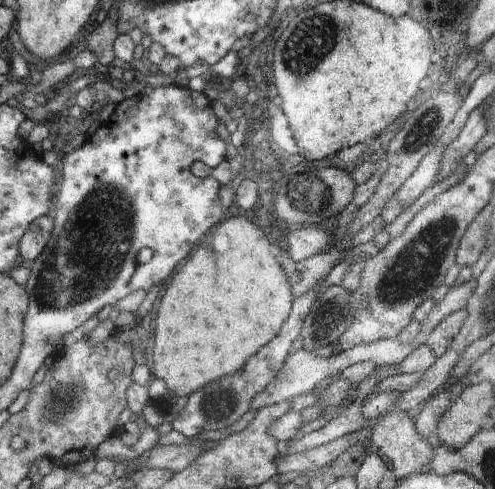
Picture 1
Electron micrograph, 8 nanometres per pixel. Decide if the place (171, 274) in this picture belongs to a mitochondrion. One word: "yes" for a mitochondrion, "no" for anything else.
no

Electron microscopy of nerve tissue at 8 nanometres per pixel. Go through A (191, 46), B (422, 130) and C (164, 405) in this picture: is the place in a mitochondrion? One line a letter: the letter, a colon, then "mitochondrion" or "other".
A: other
B: mitochondrion
C: mitochondrion

